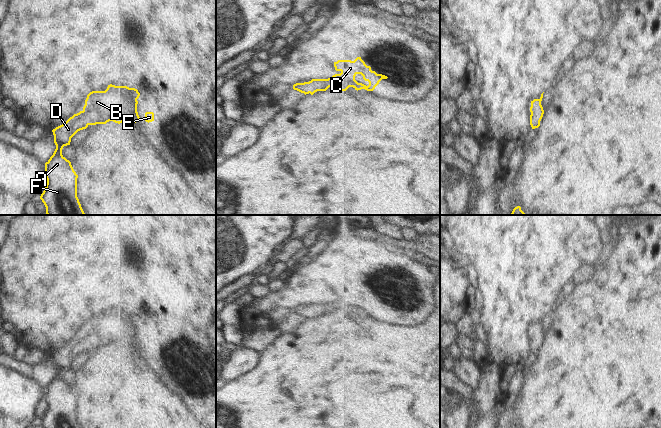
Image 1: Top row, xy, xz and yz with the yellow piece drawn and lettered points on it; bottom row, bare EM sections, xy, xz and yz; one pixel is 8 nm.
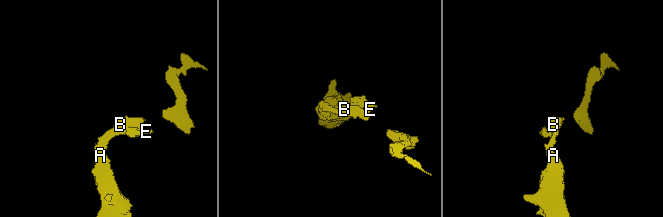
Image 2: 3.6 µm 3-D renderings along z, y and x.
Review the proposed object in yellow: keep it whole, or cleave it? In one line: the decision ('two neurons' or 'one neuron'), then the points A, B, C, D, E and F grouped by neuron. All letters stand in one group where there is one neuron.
one neuron; groups A B C D E F

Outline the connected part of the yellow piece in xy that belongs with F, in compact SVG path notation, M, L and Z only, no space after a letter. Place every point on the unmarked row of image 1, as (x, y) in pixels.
M108 309L105 315L92 315L87 319L83 334L74 338L62 349L52 354L56 373L50 383L45 387L47 408L40 420L44 428L80 428L77 421L77 402L71 386L62 379L64 370L70 369L71 362L80 354L89 349L106 348L109 345L115 347L136 347L141 344L137 336L137 323L140 317L135 312L127 310Z

